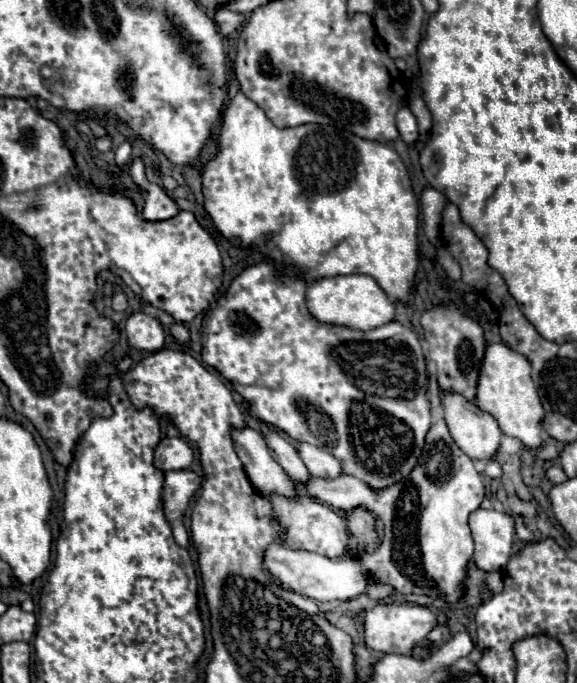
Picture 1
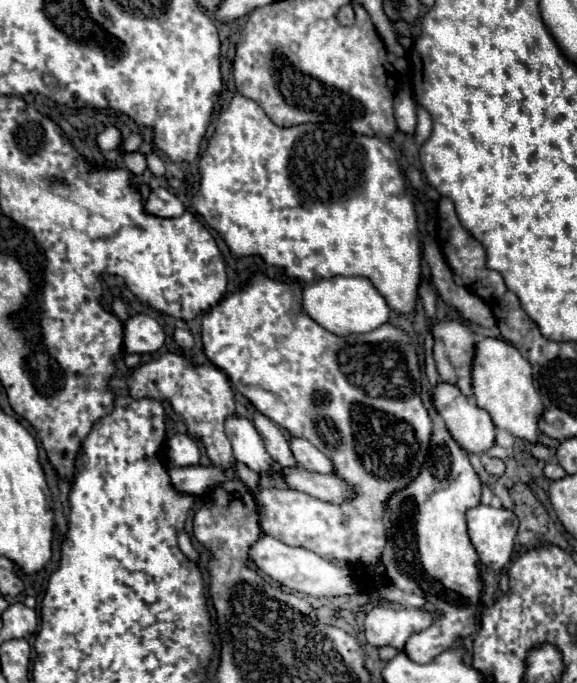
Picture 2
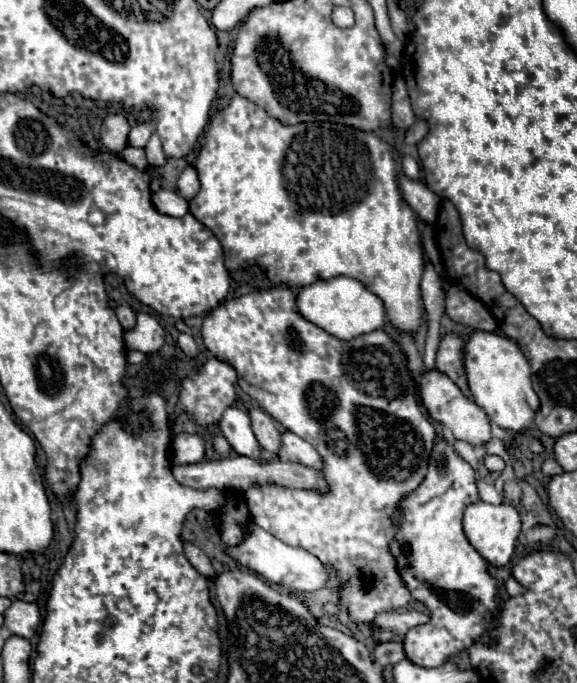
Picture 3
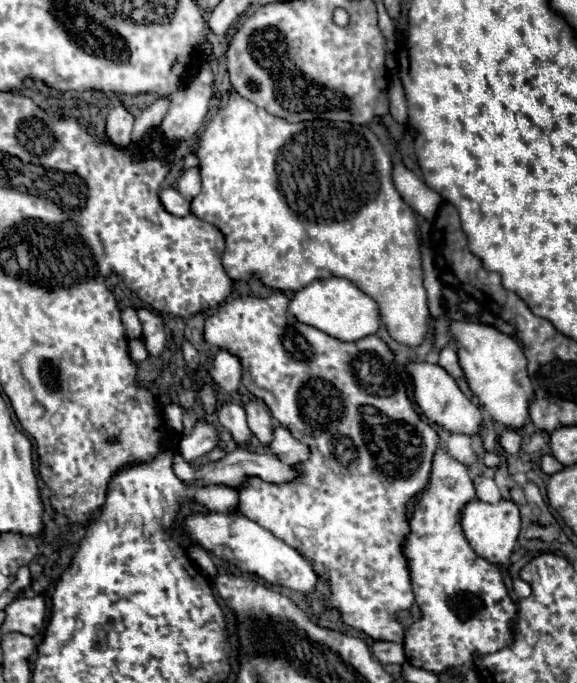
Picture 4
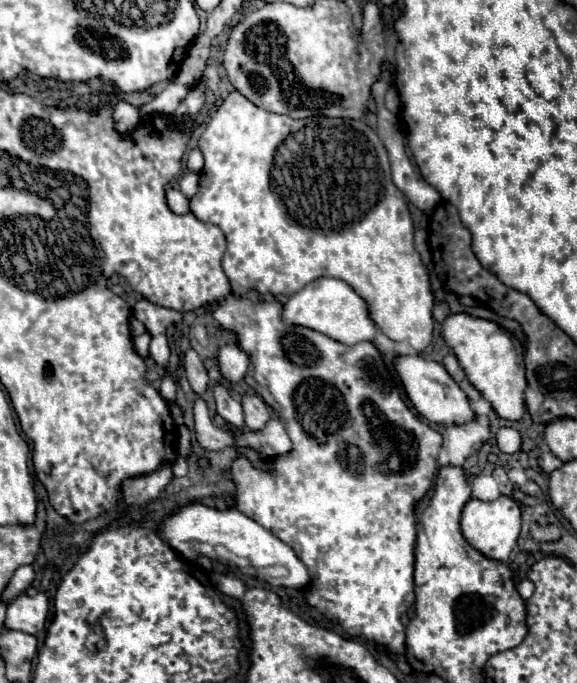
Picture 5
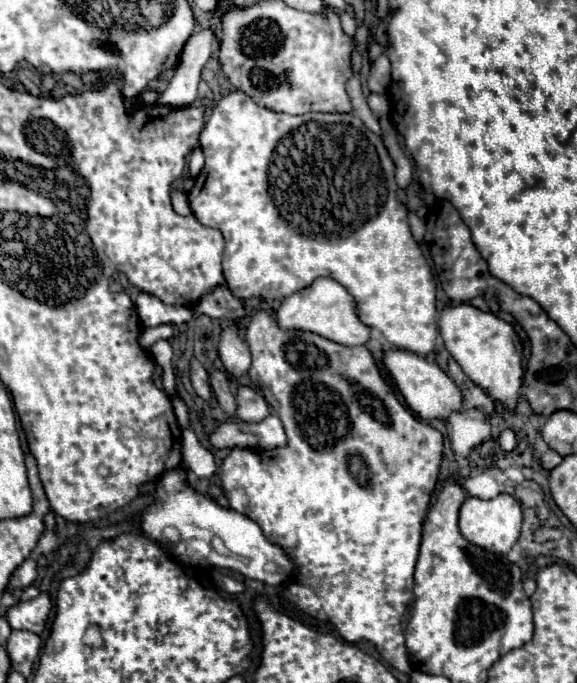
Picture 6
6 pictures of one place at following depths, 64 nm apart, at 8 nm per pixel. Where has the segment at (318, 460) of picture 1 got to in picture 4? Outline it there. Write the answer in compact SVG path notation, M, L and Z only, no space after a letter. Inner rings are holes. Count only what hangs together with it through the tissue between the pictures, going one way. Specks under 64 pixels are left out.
M284 426L274 428L274 440L268 446L268 450L286 464L300 464L310 456L310 448L304 446L300 440L296 440Z

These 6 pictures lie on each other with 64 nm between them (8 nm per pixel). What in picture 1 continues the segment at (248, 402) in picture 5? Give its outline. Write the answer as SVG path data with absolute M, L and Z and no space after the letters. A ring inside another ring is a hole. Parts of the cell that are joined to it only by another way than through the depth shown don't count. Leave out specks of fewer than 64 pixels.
M262 422L262 432L266 436L266 444L270 448L270 454L274 456L274 460L286 470L286 474L294 480L294 482L300 482L300 484L306 484L312 476L308 472L308 468L304 466L304 462L300 460L298 456L298 450L288 444L274 428L270 428L268 424Z

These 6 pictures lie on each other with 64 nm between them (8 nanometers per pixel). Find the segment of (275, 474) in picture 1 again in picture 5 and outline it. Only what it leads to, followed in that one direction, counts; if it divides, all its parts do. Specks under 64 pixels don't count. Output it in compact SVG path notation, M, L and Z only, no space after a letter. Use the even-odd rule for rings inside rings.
M220 384L214 388L214 396L216 396L216 408L218 414L226 420L228 426L232 426L234 430L242 430L244 428L244 412L242 412L242 404L236 402L228 390Z

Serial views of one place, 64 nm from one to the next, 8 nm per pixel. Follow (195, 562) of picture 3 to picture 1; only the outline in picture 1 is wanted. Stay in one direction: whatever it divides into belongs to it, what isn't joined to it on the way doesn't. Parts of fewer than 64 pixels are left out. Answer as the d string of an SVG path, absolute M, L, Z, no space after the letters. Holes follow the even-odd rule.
M174 470L164 474L164 488L162 488L164 512L166 512L166 520L170 522L174 540L182 548L188 546L188 532L182 526L184 508L188 506L190 498L196 494L200 484L202 484L202 476L190 470Z

